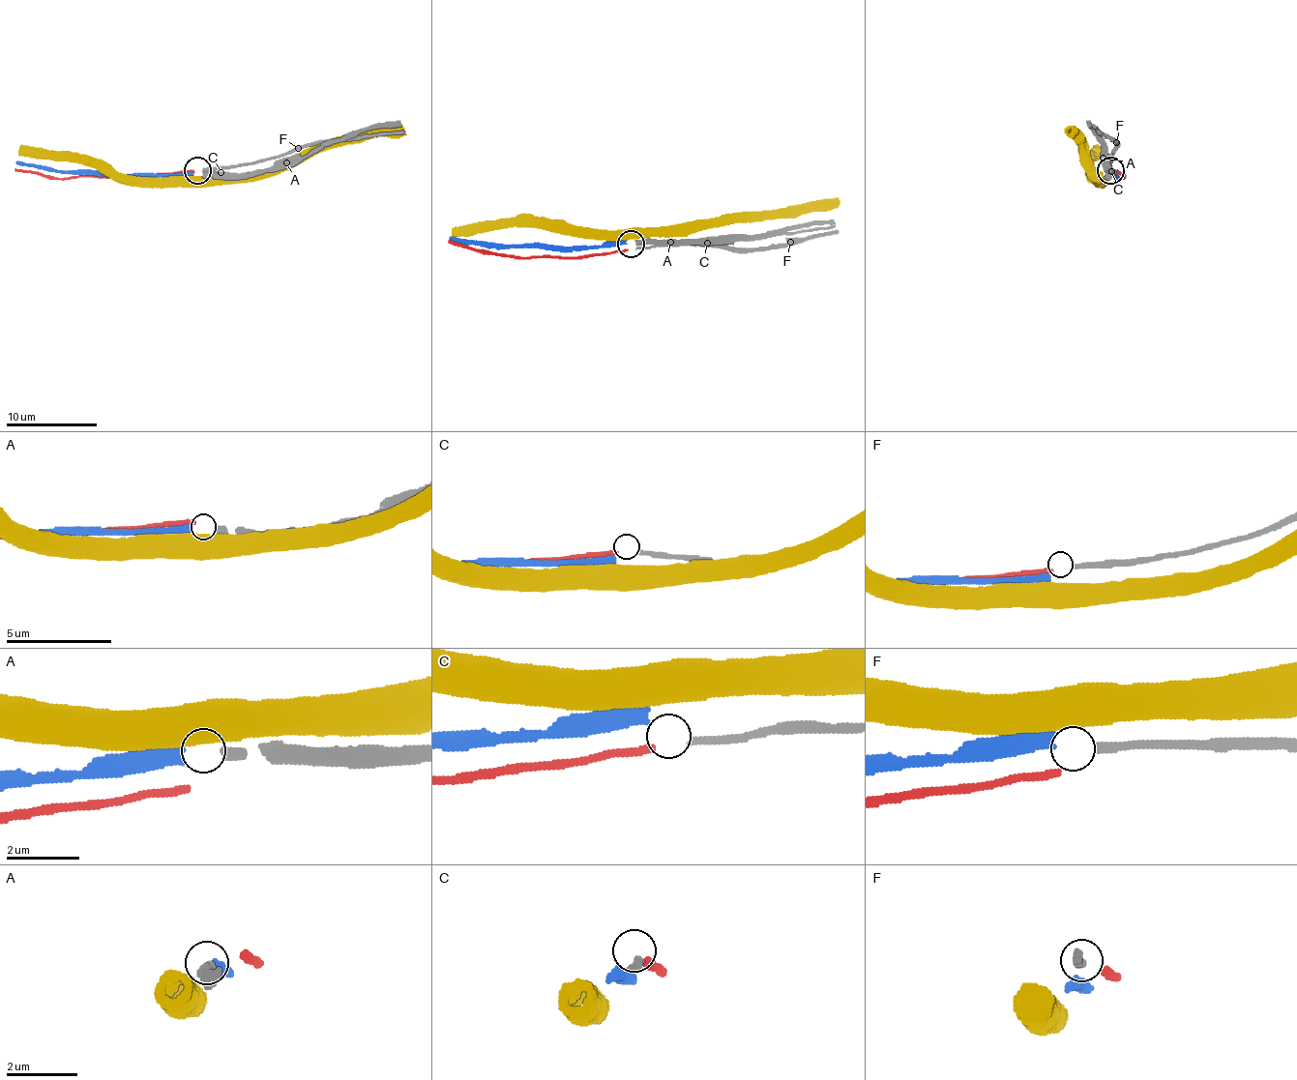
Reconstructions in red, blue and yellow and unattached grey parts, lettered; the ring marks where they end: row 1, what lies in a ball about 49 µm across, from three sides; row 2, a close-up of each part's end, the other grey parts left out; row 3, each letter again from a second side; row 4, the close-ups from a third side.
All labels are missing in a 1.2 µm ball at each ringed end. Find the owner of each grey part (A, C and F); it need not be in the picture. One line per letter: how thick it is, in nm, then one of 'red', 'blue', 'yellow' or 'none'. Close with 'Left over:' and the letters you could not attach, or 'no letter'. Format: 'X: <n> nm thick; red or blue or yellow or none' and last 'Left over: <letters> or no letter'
A: 300 nm thick; blue
C: 190 nm thick; red
F: 240 nm thick; none
Left over: F

